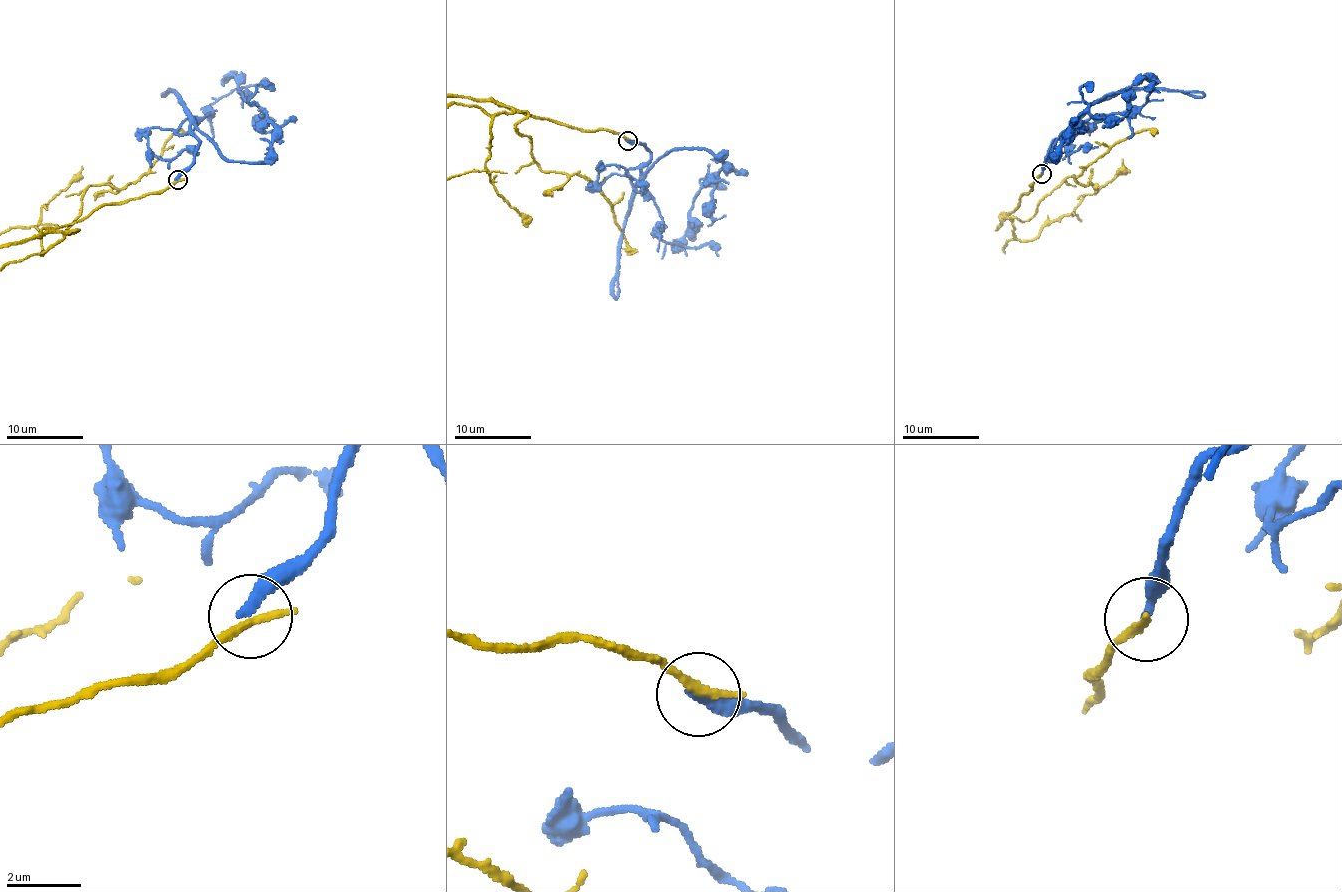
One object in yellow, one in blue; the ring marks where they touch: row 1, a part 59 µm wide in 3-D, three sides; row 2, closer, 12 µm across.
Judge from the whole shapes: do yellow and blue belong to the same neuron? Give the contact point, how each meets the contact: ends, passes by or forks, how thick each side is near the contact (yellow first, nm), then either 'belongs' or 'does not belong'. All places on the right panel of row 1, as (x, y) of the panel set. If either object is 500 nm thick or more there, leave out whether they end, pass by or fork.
place (1042, 173); yellow ends; blue ends; calibres 280 and 280 nm; does not belong

